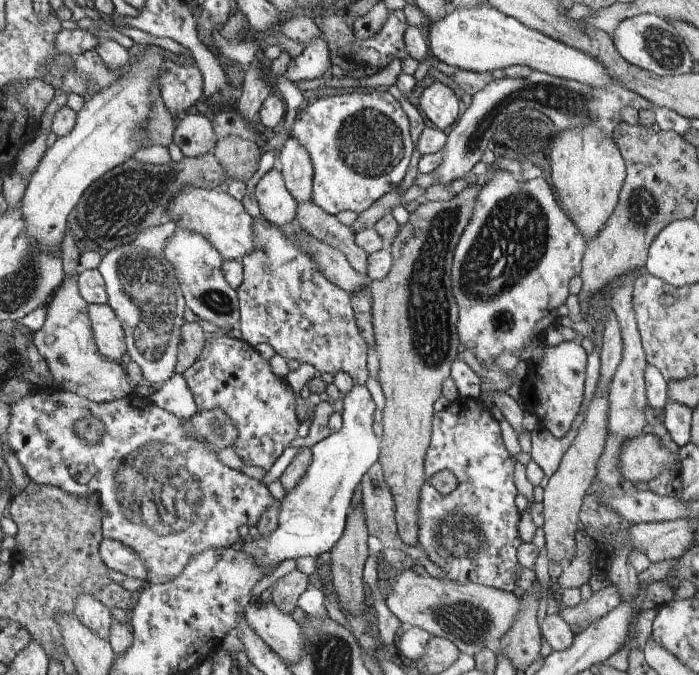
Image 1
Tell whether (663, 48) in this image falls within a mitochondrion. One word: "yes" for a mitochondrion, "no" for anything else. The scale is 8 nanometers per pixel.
yes

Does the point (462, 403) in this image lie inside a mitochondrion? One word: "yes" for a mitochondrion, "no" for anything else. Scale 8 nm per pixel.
no

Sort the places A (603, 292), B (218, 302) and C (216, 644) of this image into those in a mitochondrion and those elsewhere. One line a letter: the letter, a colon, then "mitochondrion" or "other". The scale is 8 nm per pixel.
A: other
B: mitochondrion
C: other

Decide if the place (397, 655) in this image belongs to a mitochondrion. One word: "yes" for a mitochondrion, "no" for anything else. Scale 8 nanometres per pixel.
no

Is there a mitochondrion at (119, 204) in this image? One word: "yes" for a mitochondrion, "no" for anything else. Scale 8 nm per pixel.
yes

